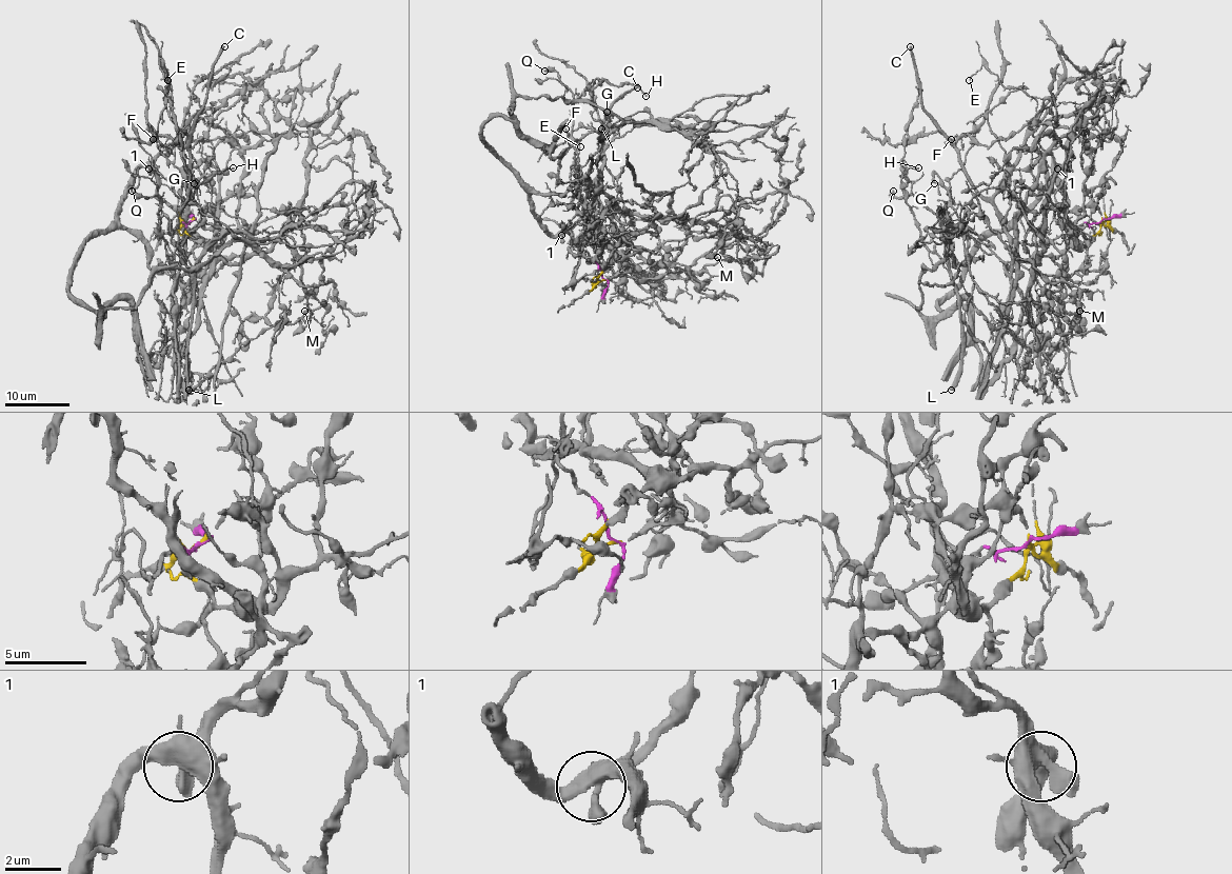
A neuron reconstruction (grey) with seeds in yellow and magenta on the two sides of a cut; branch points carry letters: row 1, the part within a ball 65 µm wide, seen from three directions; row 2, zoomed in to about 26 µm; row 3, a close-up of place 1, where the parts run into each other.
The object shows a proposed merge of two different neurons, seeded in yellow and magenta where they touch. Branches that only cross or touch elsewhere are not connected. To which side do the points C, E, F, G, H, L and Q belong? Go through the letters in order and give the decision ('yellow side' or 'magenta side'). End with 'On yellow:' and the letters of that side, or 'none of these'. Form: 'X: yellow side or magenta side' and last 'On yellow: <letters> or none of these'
C: magenta side
E: magenta side
F: magenta side
G: yellow side
H: yellow side
L: yellow side
Q: magenta side
On yellow: G, H, L

